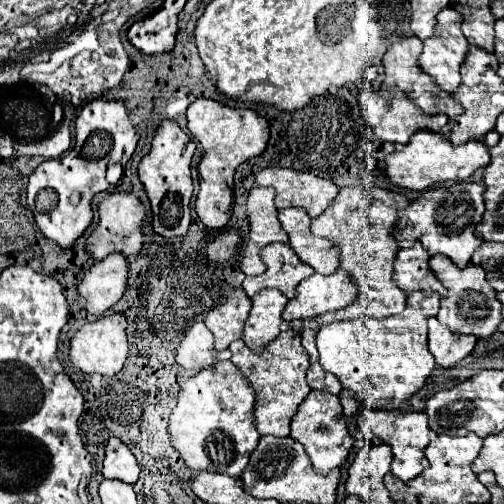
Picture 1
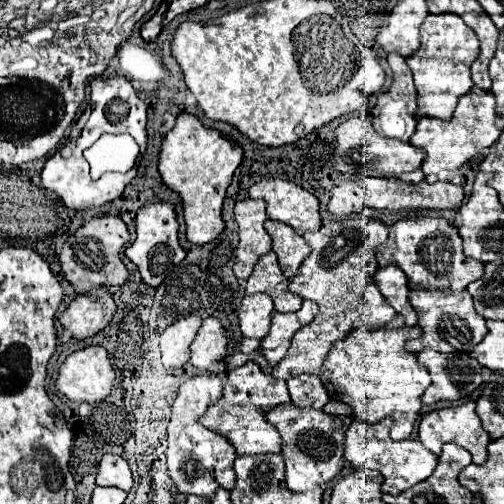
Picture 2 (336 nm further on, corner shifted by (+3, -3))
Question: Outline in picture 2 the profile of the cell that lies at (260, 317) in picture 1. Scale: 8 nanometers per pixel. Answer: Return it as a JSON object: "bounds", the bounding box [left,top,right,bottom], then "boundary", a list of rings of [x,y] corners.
{"bounds":[239,292,273,340],"boundary":[[[263,292],[245,296],[241,302],[241,310],[239,310],[241,334],[247,338],[263,340],[271,326],[271,312],[273,312],[271,296]]]}

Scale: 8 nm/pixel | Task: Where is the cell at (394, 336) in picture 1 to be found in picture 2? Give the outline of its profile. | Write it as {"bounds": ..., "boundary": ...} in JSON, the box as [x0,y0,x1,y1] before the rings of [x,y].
{"bounds":[321,316,431,440],"boundary":[[[397,316],[379,330],[365,330],[365,328],[353,330],[347,336],[347,340],[339,340],[337,344],[333,344],[333,348],[329,350],[329,354],[321,366],[321,382],[325,384],[329,396],[349,404],[355,410],[355,416],[359,420],[375,424],[387,416],[393,418],[393,426],[391,426],[393,440],[409,438],[413,424],[417,420],[417,414],[421,410],[421,394],[425,392],[425,388],[429,386],[429,380],[431,380],[429,370],[423,364],[419,364],[417,352],[405,350],[405,342],[411,338],[411,328],[405,328],[403,324],[405,322]]]}

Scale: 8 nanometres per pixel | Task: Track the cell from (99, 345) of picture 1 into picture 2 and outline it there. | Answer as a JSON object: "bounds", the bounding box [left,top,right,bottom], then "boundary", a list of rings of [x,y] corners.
{"bounds":[57,346,113,402],"boundary":[[[87,346],[65,358],[57,376],[57,390],[75,402],[101,402],[113,386],[113,366],[103,346]]]}

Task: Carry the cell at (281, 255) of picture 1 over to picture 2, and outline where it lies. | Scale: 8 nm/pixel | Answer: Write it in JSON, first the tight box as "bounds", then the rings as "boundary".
{"bounds":[245,252,303,312],"boundary":[[[275,252],[261,256],[259,262],[255,264],[245,286],[245,294],[253,292],[269,294],[275,302],[277,312],[295,312],[297,308],[301,308],[303,302],[301,296],[289,292],[289,278],[283,276]]]}

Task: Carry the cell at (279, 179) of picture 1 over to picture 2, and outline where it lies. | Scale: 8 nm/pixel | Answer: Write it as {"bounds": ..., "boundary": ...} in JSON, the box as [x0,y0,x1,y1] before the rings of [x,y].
{"bounds":[249,178,321,234],"boundary":[[[263,178],[249,188],[249,196],[263,198],[267,202],[267,216],[271,220],[285,222],[297,234],[305,234],[321,226],[319,200],[293,182]]]}

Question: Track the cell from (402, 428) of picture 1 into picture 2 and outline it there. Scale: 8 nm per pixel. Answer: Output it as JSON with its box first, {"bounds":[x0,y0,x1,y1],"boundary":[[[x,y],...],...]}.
{"bounds":[345,420,439,494],"boundary":[[[353,420],[351,426],[347,428],[345,460],[351,462],[353,468],[381,472],[381,476],[385,478],[383,480],[383,492],[399,494],[399,492],[411,488],[413,484],[425,480],[425,476],[429,476],[435,470],[439,456],[433,456],[433,452],[429,452],[419,440],[413,440],[413,438],[405,438],[399,442],[393,442],[389,438],[377,440],[377,438],[373,438],[371,430],[365,430],[365,426],[359,420]]]}

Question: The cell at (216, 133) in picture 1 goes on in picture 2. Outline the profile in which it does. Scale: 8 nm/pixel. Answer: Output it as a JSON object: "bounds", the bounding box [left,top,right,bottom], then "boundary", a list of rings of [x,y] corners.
{"bounds":[159,112,243,244],"boundary":[[[183,112],[177,116],[175,126],[167,132],[161,154],[159,154],[159,172],[163,182],[179,192],[183,200],[183,212],[187,222],[187,240],[193,244],[213,242],[223,226],[221,206],[231,184],[233,172],[243,160],[243,148],[221,136],[217,130],[207,128],[195,114]]]}

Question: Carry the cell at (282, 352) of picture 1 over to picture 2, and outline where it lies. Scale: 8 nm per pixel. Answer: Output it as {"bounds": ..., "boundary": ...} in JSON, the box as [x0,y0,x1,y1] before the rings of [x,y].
{"bounds":[201,362,289,454],"boundary":[[[247,362],[241,368],[227,370],[227,380],[223,384],[223,396],[209,406],[201,424],[223,434],[235,448],[237,454],[267,454],[281,452],[279,432],[265,420],[271,408],[289,402],[289,392],[285,380],[277,380],[265,374],[255,362]]]}

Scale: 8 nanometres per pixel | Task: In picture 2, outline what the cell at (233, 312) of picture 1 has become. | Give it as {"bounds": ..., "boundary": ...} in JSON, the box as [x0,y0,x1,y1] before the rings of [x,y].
{"bounds":[191,318,229,374],"boundary":[[[205,318],[201,330],[197,332],[191,344],[191,364],[199,370],[221,374],[225,372],[225,356],[227,356],[229,338],[225,328],[217,318]]]}

